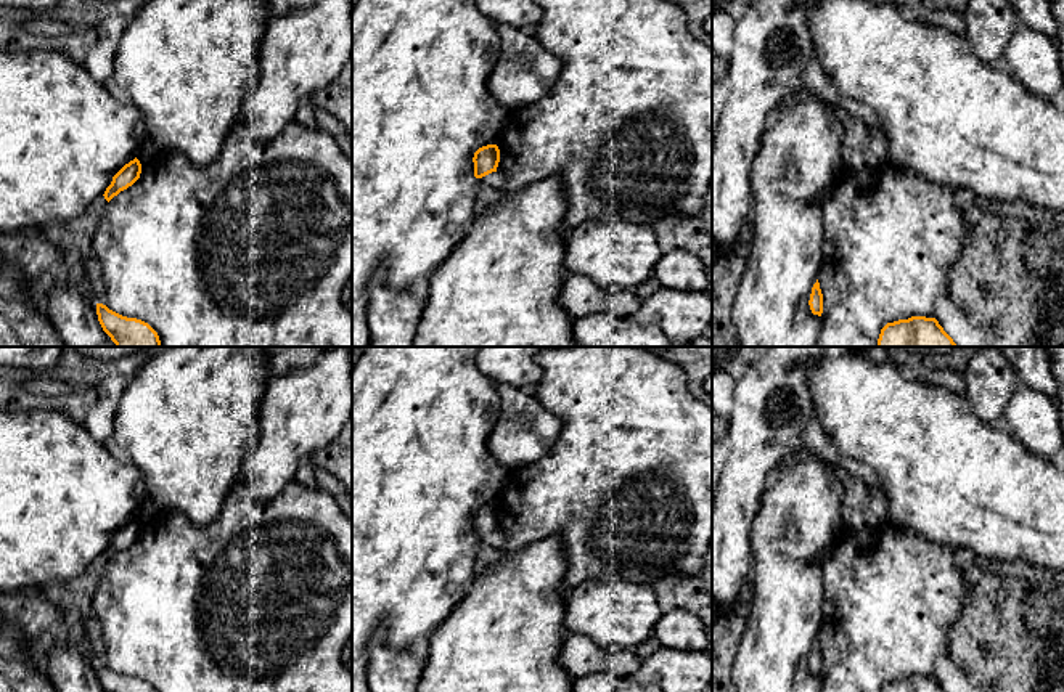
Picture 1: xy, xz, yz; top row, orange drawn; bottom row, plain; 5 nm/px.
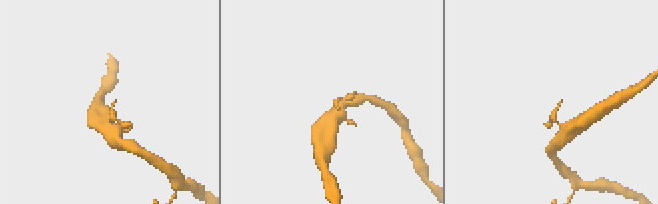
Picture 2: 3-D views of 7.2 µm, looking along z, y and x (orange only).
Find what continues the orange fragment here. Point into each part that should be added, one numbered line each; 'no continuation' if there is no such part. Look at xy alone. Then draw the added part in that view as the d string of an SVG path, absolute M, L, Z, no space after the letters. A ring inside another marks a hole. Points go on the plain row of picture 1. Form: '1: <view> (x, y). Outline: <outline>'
no continuation

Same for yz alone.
no continuation

